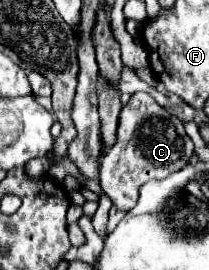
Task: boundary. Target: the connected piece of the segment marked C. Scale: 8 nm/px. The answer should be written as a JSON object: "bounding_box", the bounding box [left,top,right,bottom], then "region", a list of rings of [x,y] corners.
{"bounding_box":[99,93,193,211],"region":[[[133,93],[119,113],[117,141],[101,161],[99,181],[111,203],[121,211],[131,210],[137,203],[139,187],[151,179],[163,179],[187,165],[193,155],[193,141],[185,133],[183,123],[167,113],[149,93]]]}

